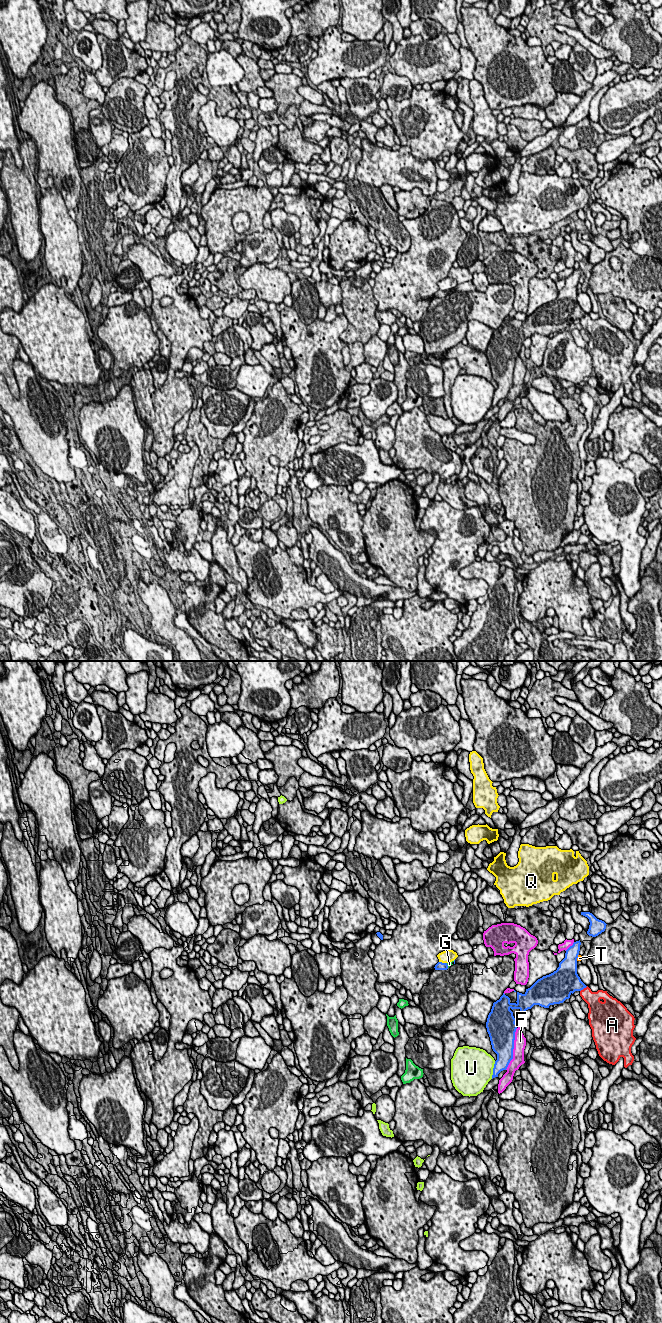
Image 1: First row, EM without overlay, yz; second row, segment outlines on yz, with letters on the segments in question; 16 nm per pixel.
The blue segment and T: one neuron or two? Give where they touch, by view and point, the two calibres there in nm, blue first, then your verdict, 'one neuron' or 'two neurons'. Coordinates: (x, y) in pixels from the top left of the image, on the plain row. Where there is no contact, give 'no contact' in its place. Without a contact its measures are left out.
yz (577, 285) | 300/70 nm | two neurons

